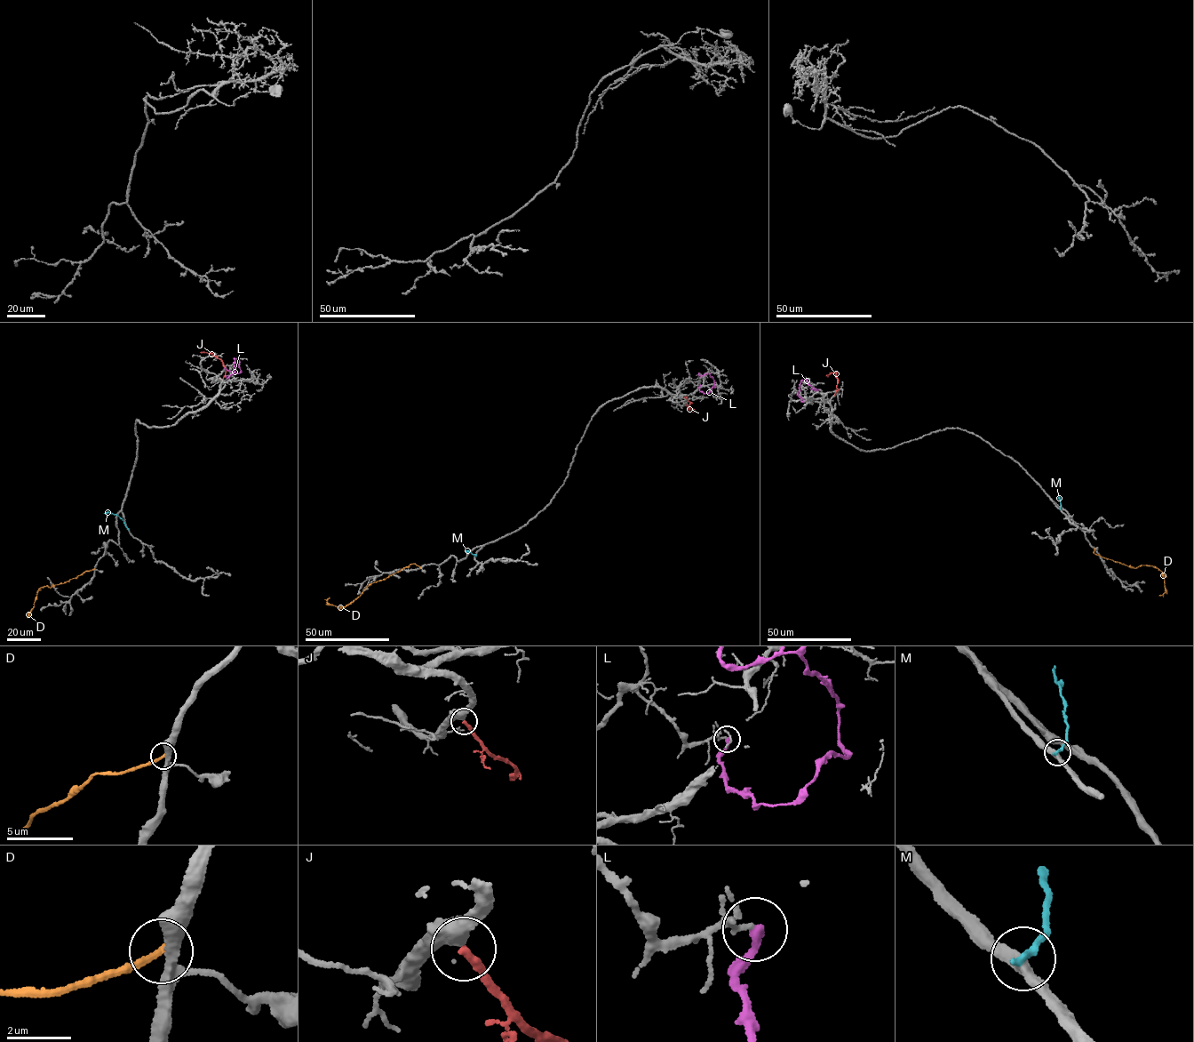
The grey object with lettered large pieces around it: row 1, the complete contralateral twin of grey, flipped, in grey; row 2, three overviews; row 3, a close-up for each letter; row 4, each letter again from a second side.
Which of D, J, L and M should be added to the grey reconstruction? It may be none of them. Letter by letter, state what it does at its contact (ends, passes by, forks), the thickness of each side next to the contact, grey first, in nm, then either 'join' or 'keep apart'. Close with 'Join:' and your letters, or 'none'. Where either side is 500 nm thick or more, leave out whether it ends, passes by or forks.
D: it ends; calibres 320 and 220 nm; keep apart
J: calibres 550 and 240 nm; join
L: it ends; calibres 110 and 280 nm; keep apart
M: it ends; calibres 400 and 240 nm; keep apart
Join: J

